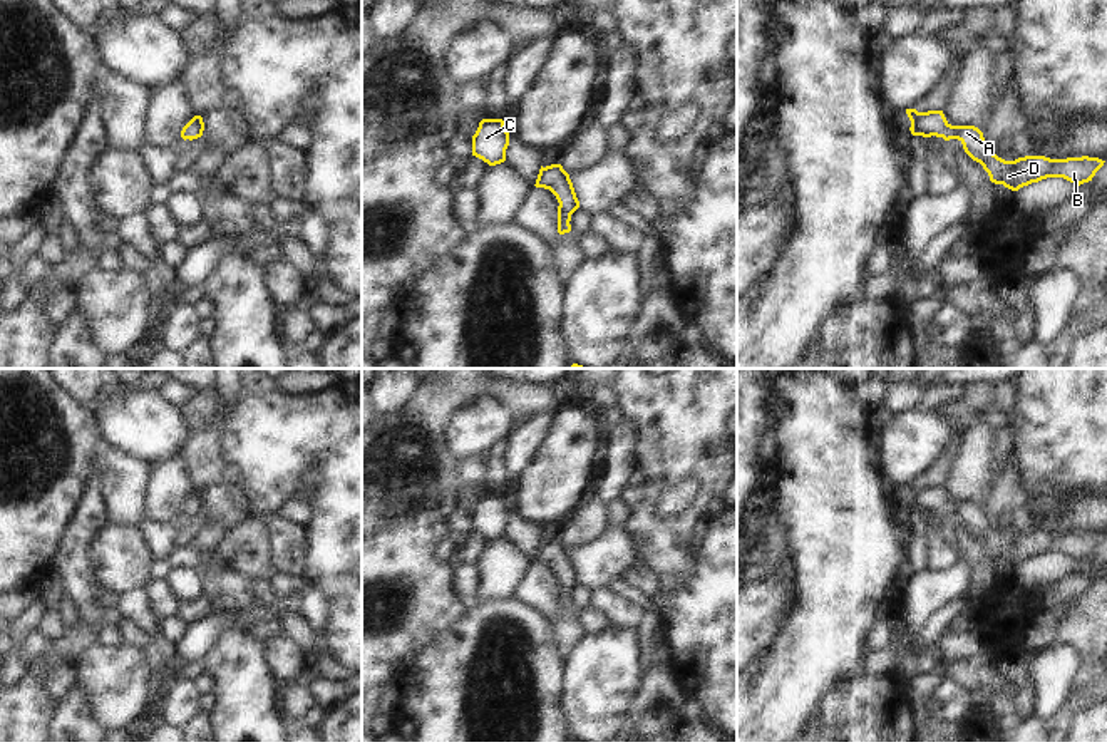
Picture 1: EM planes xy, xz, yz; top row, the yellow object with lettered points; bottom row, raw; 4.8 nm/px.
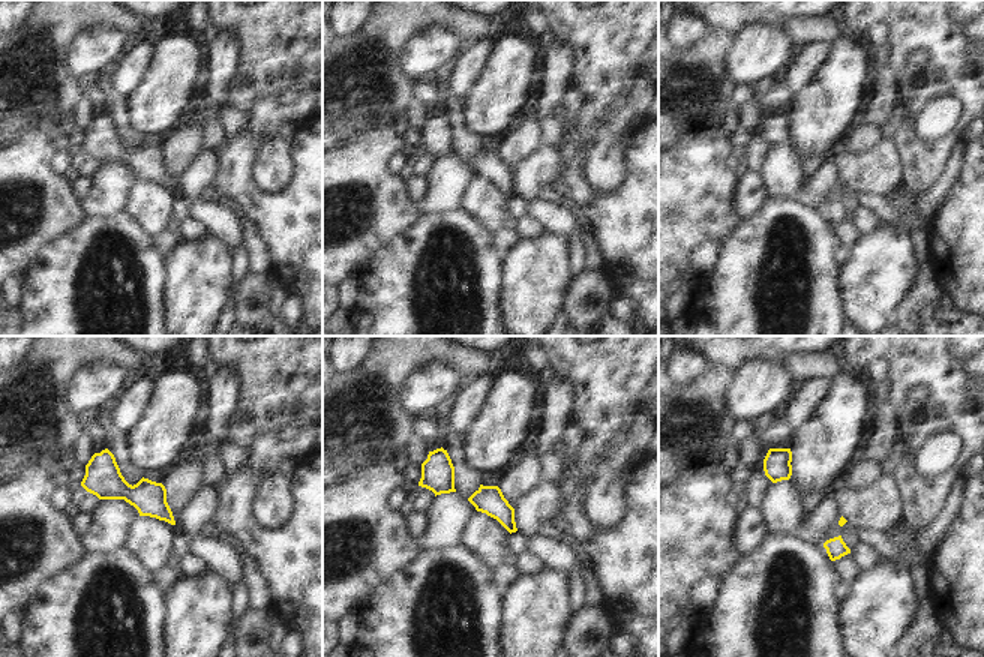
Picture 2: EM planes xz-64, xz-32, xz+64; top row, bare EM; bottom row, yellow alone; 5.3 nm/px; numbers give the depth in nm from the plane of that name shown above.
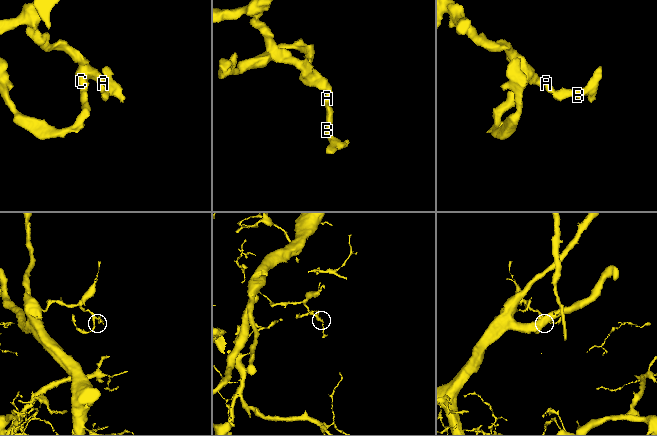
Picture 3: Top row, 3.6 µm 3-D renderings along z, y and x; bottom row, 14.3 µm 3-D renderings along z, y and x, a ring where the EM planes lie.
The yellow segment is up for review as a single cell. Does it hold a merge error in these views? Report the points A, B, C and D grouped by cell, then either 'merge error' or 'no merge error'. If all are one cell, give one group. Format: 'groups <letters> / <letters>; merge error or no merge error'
groups A B C D; no merge error

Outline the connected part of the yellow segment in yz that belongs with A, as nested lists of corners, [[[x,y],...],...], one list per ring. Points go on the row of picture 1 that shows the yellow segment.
[[[906,109],[906,114],[911,121],[909,131],[913,136],[936,136],[945,141],[958,139],[965,152],[983,166],[991,183],[1003,184],[1012,191],[1047,178],[1063,178],[1080,186],[1092,181],[1105,162],[1089,156],[1067,159],[1025,156],[1015,161],[1005,161],[990,151],[983,132],[975,126],[951,126],[943,111],[918,112],[916,109]]]

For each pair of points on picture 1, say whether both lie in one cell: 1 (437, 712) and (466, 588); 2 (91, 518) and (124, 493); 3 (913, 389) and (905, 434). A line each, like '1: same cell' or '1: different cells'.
1: different cells
2: different cells
3: different cells

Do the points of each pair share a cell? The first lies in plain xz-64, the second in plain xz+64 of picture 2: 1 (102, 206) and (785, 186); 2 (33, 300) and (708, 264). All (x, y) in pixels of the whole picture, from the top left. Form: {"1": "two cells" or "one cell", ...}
{"1": "one cell", "2": "two cells"}

